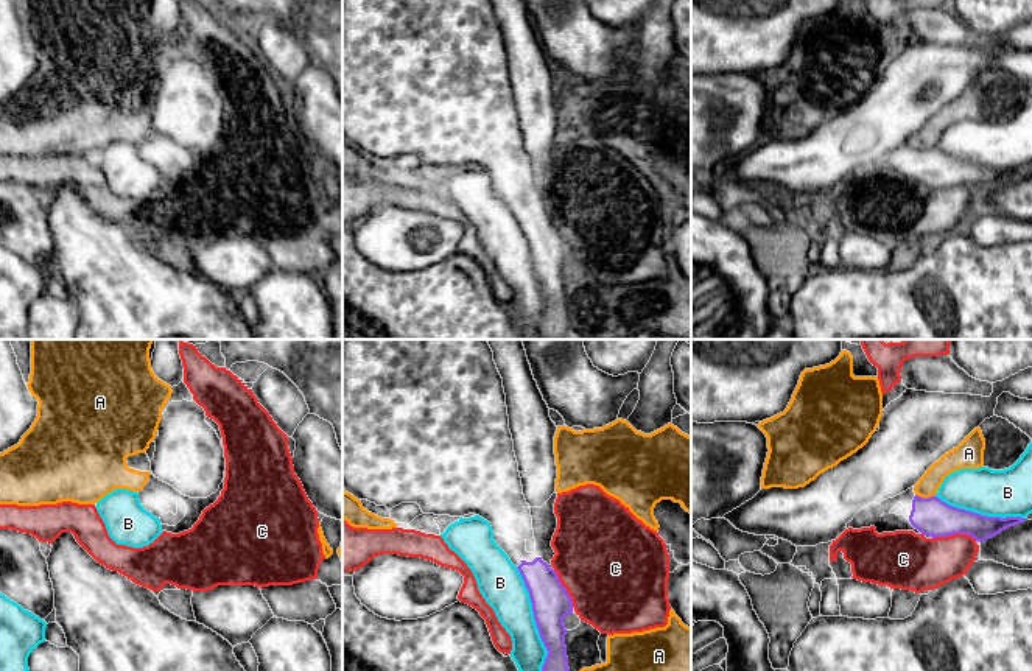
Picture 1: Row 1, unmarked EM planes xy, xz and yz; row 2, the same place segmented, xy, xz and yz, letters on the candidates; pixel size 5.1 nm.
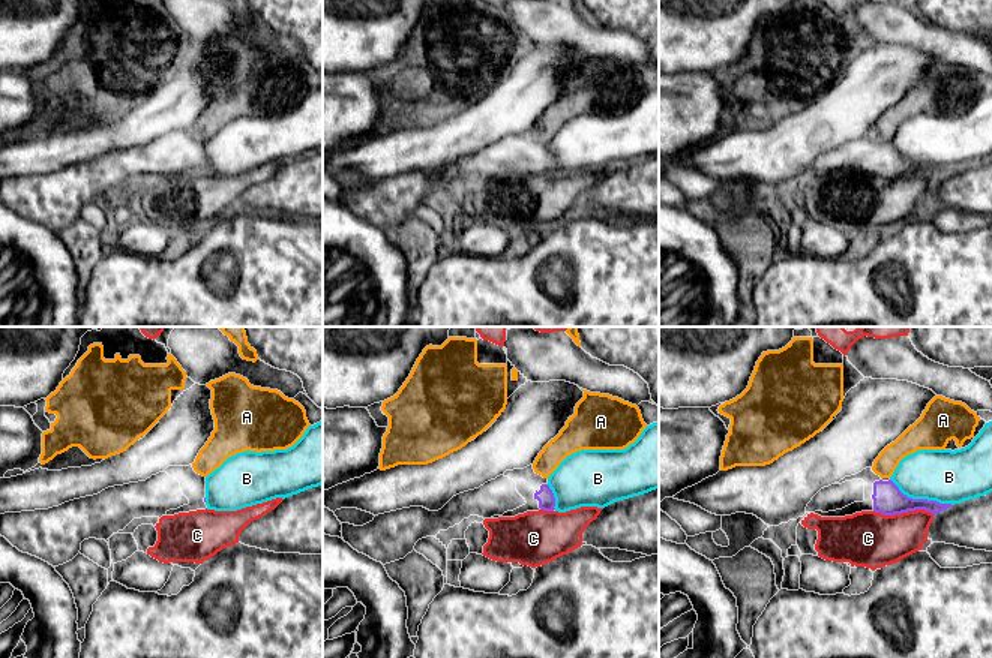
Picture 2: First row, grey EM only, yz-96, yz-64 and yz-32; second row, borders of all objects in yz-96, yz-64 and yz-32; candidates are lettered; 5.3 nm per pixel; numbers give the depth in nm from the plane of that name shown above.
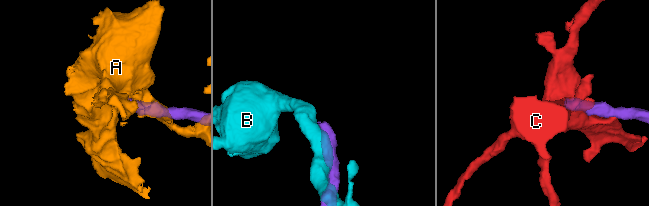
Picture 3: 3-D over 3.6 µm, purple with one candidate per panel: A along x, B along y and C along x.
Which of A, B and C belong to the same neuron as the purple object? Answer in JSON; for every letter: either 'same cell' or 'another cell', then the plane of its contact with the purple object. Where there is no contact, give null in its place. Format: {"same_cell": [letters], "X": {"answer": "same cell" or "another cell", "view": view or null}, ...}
{"same_cell": [], "A": {"answer": "another cell", "view": "yz"}, "B": {"answer": "another cell", "view": "xz"}, "C": {"answer": "another cell", "view": "yz"}}

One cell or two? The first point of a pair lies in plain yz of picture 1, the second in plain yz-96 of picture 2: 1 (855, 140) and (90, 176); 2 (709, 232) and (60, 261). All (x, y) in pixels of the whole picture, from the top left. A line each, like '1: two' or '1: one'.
1: two
2: one

